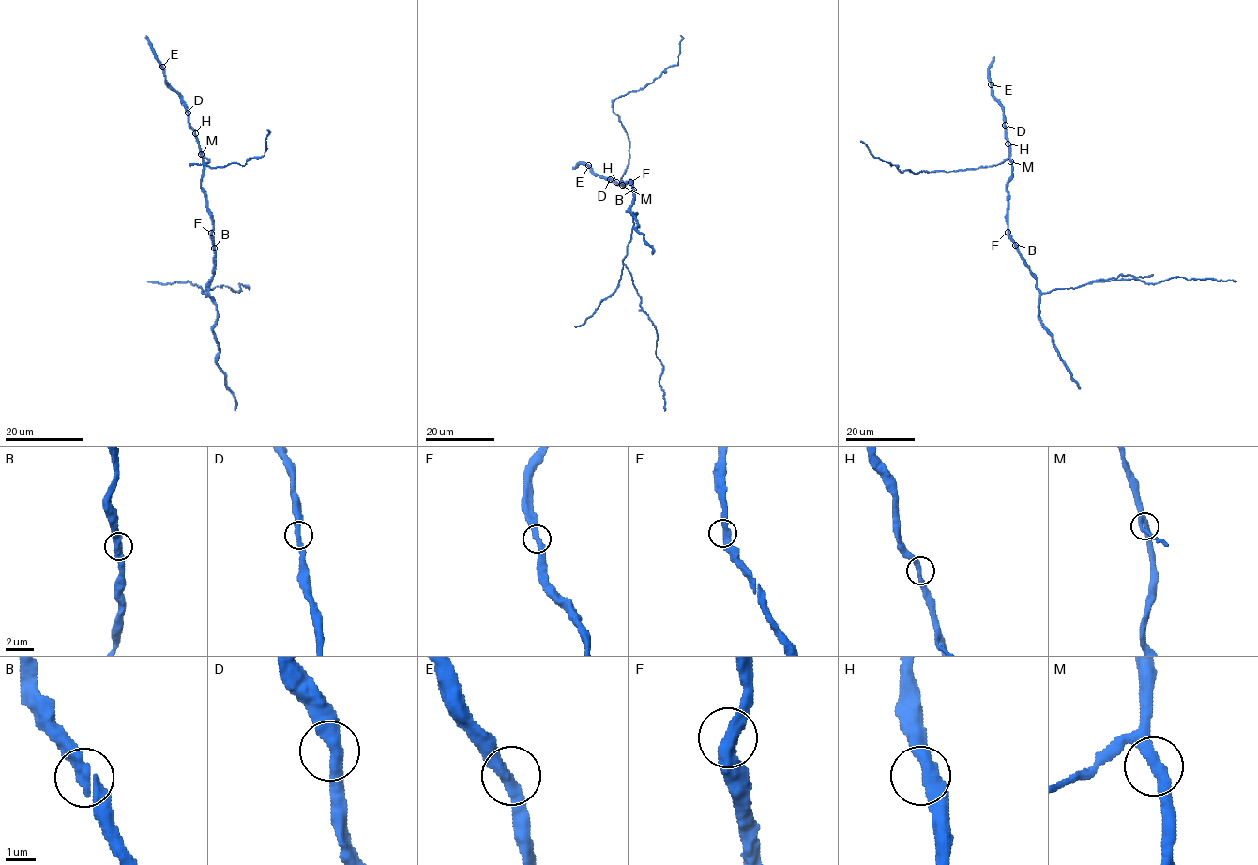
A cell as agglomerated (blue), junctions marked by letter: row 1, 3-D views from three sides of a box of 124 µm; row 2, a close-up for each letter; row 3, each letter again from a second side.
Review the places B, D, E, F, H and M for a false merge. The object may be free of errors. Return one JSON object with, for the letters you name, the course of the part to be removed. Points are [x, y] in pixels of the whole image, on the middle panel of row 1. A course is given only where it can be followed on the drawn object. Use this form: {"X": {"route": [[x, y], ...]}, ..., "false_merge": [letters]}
{"false_merge": []}

